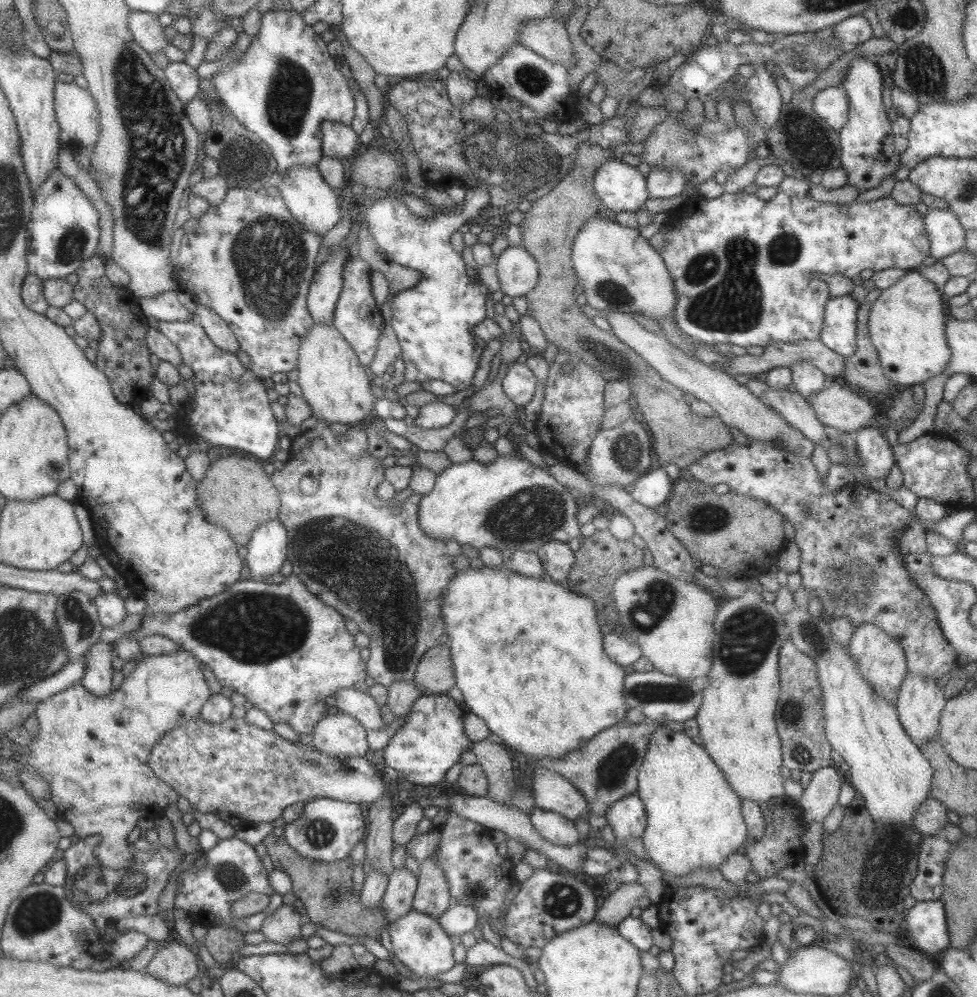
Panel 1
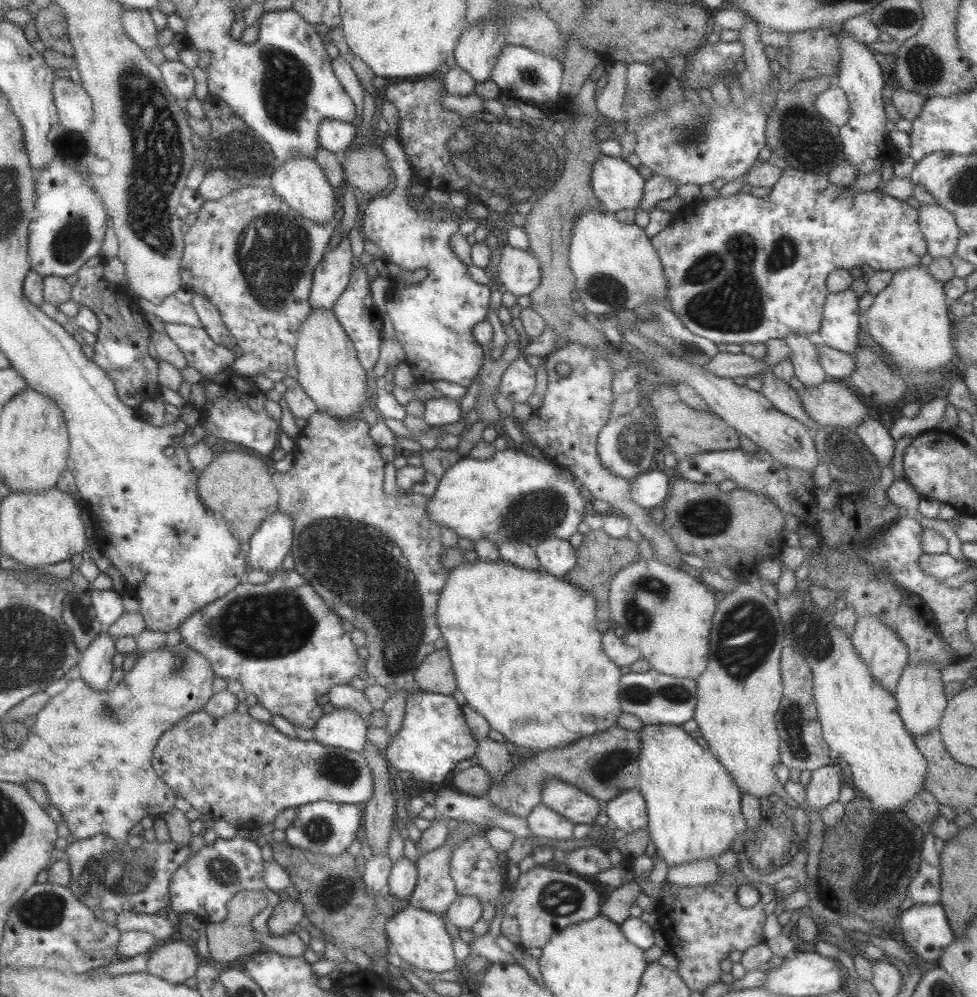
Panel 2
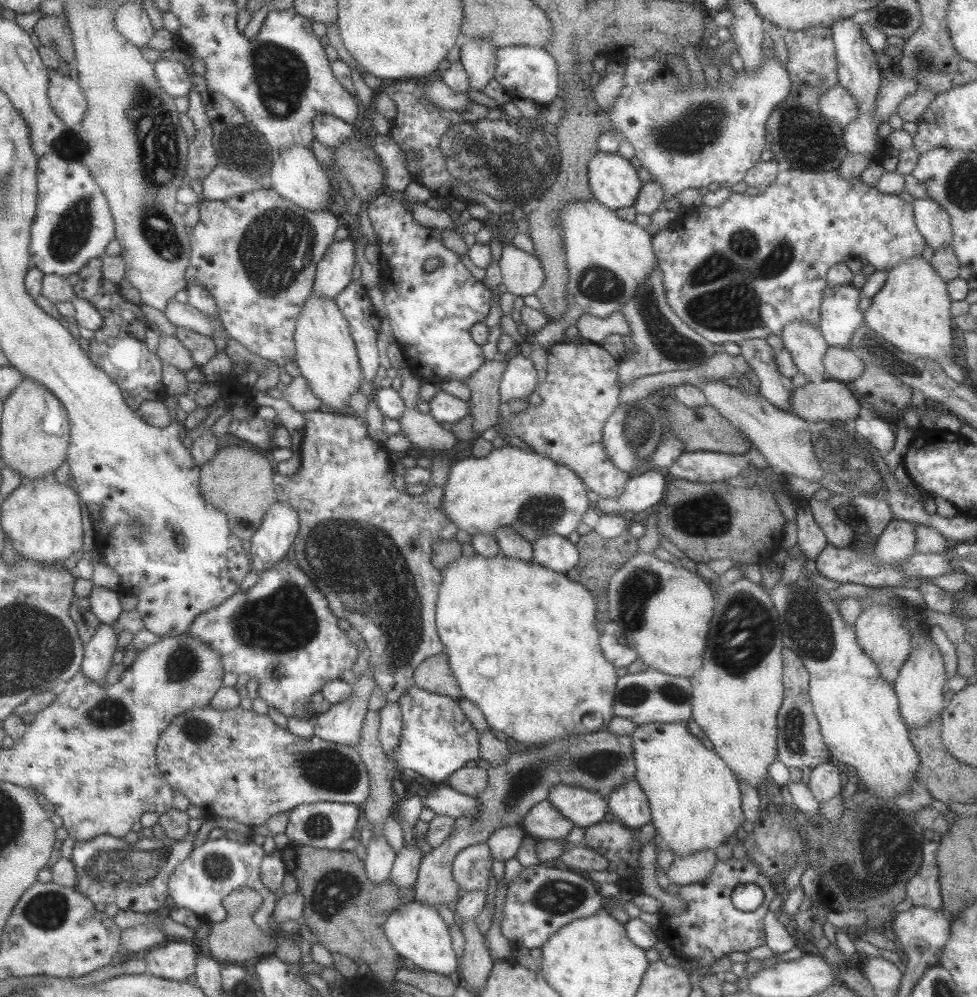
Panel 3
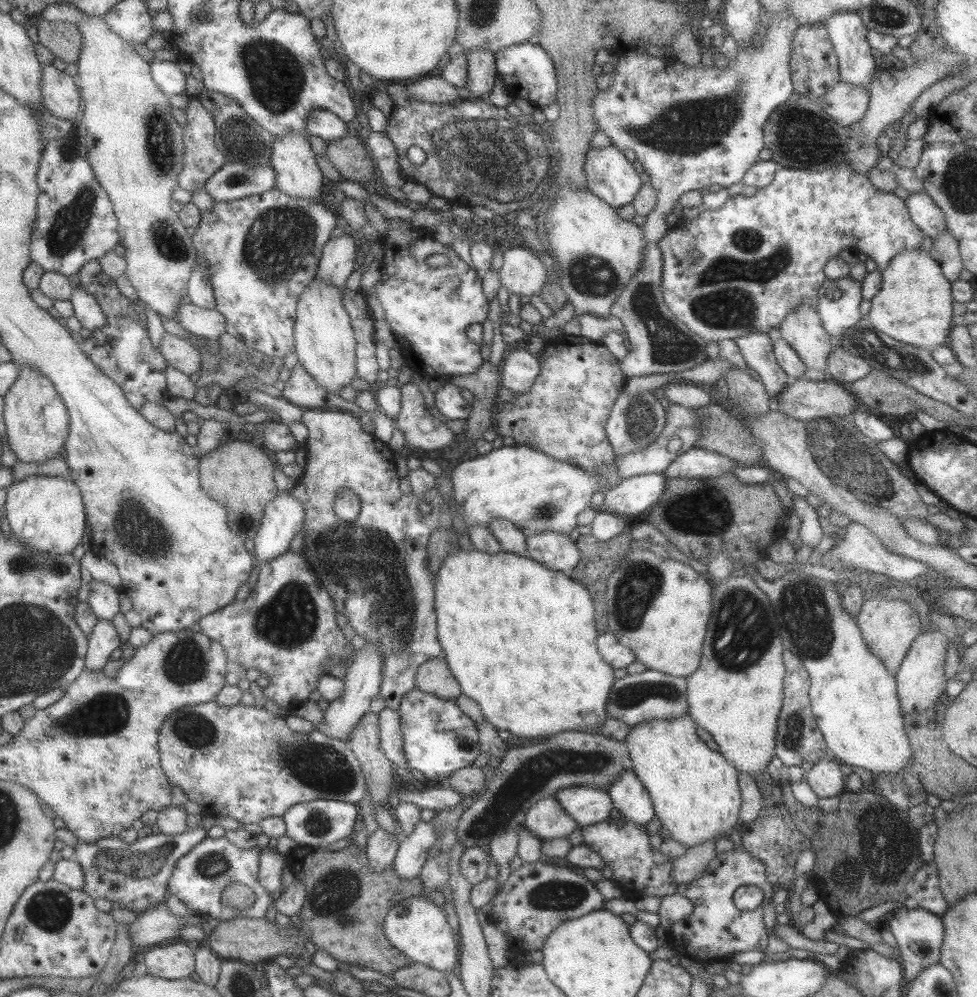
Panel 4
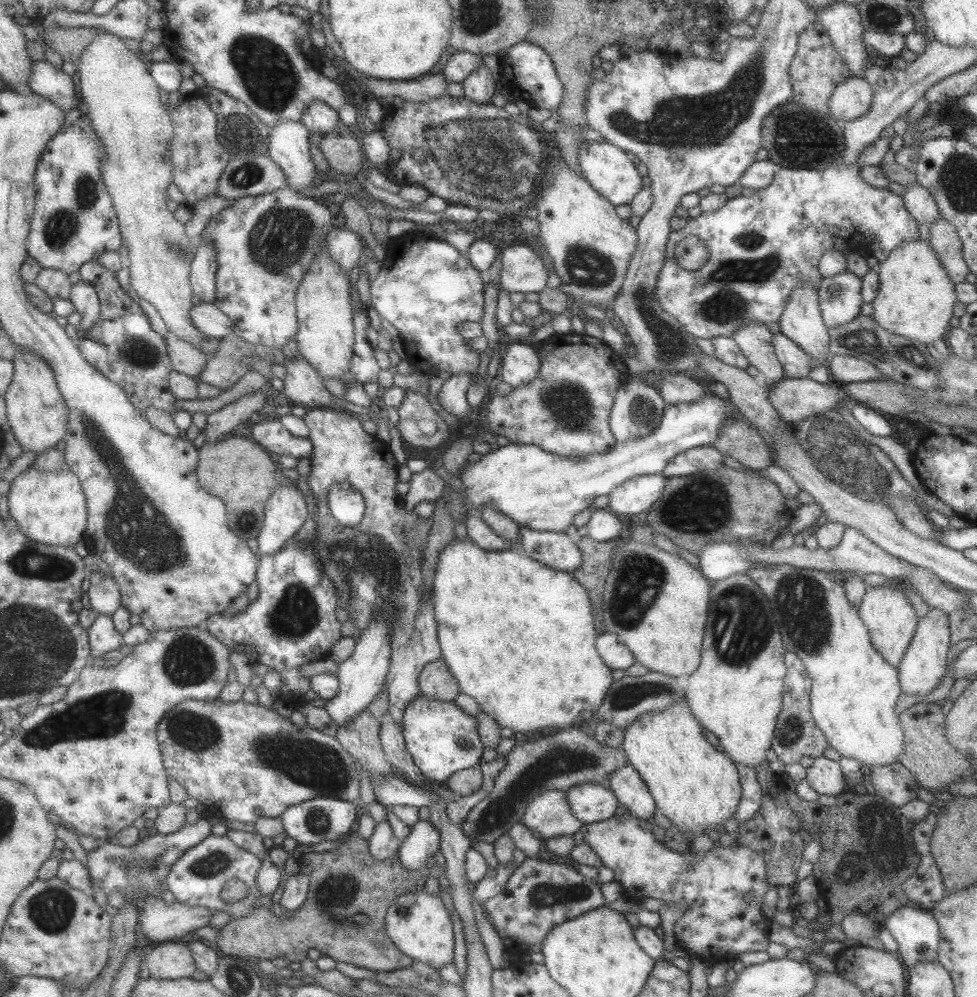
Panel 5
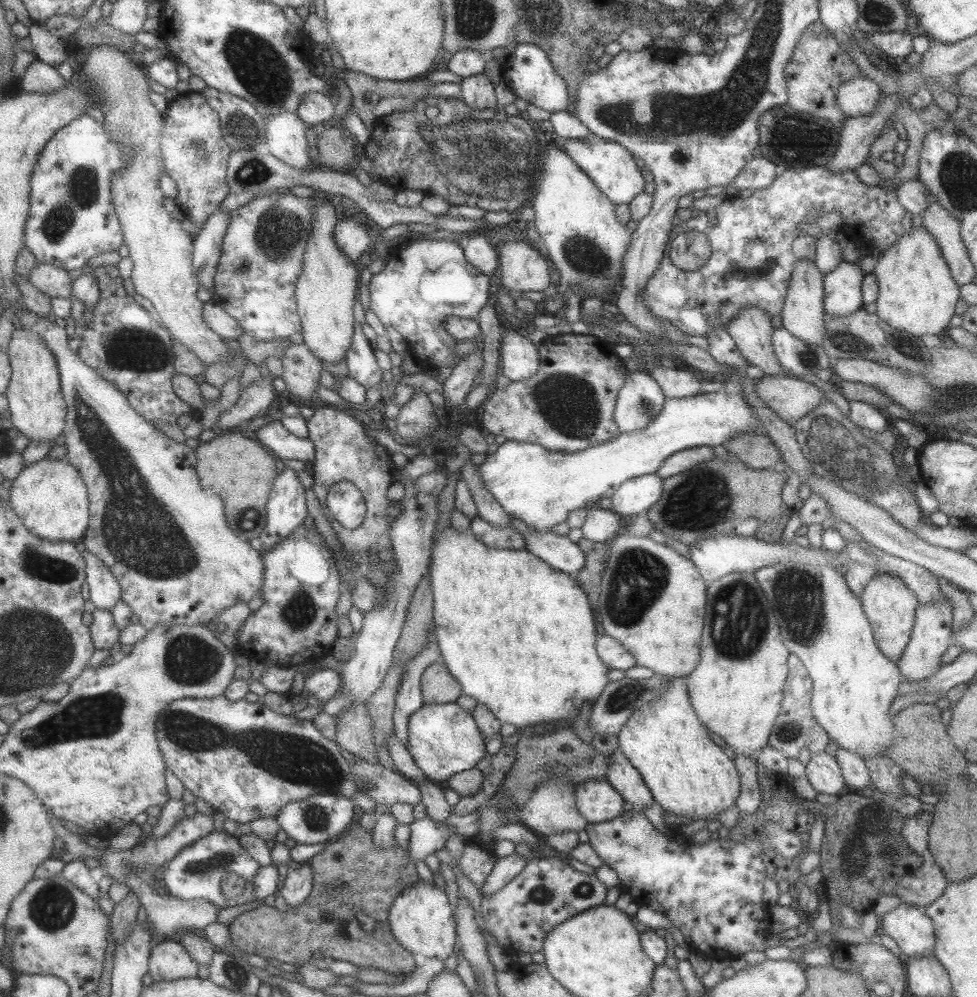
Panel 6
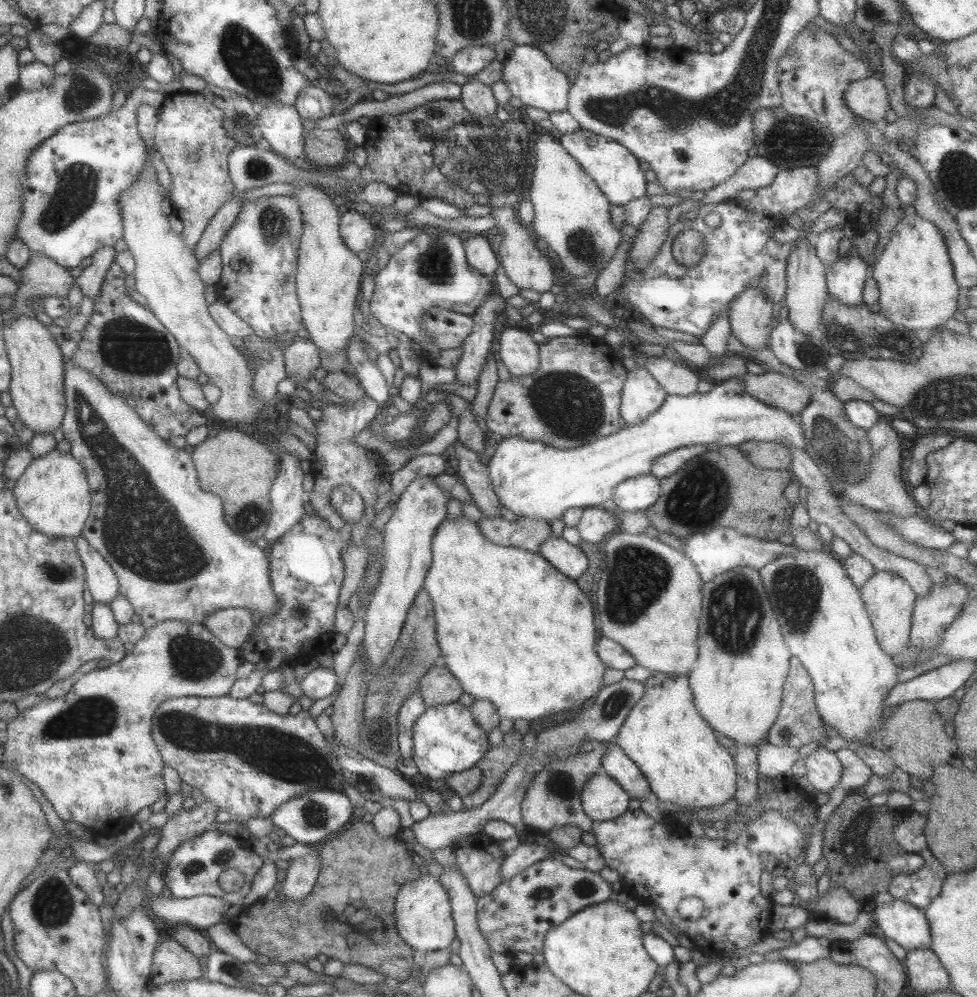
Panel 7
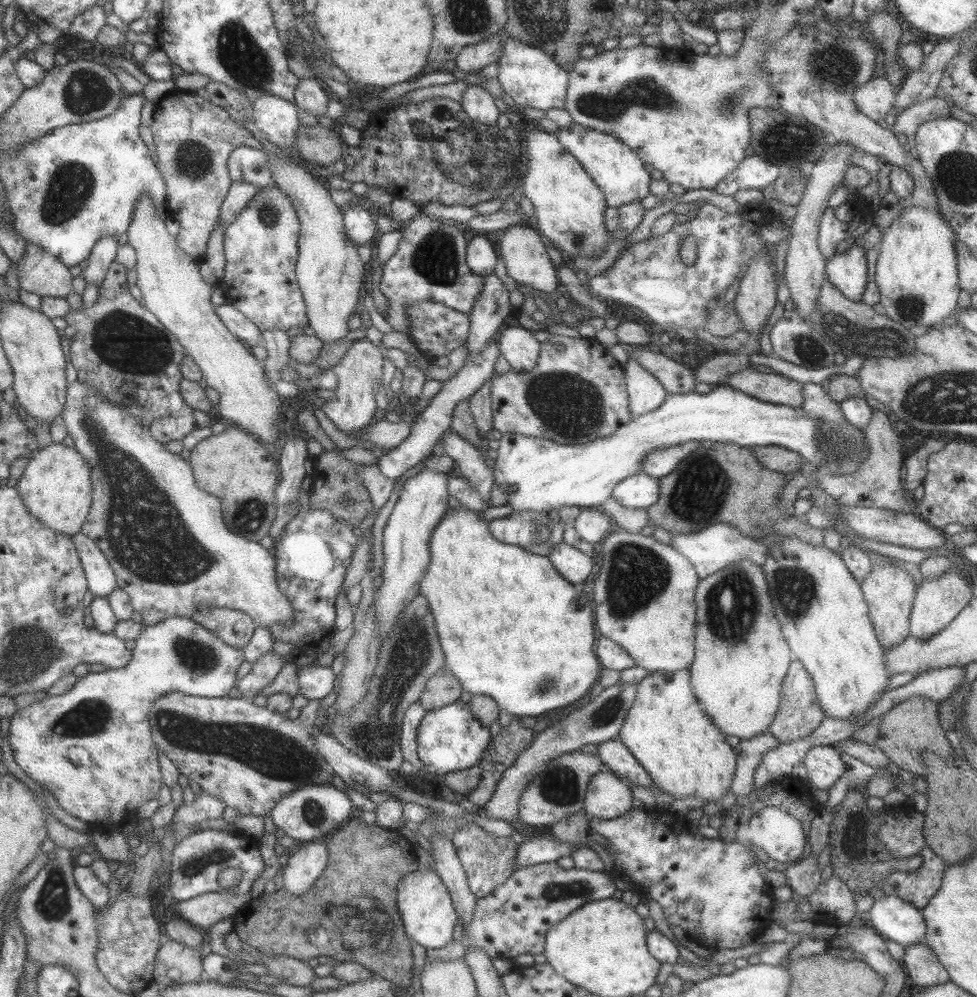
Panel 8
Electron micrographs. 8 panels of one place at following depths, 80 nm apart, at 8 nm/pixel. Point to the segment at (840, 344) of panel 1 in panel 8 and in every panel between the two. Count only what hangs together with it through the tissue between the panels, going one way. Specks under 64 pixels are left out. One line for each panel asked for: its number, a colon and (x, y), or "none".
2: (839, 328)
3: (839, 316)
4: (838, 300)
5: (839, 297)
6: (842, 286)
7: (845, 277)
8: (847, 272)

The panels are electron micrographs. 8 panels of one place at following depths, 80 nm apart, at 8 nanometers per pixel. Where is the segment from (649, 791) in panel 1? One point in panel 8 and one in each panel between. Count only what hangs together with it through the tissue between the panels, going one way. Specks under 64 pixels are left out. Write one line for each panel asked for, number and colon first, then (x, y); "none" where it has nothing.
2: (693, 812)
3: (694, 800)
4: (694, 791)
5: (694, 786)
6: (687, 775)
7: (674, 748)
8: (685, 755)

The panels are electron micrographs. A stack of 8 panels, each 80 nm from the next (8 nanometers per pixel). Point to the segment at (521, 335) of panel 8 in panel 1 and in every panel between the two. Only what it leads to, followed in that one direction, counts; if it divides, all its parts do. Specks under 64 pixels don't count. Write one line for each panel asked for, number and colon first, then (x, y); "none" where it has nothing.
1: (518, 384)
2: (517, 383)
3: (519, 379)
4: (519, 369)
5: (519, 363)
6: (519, 360)
7: (519, 354)

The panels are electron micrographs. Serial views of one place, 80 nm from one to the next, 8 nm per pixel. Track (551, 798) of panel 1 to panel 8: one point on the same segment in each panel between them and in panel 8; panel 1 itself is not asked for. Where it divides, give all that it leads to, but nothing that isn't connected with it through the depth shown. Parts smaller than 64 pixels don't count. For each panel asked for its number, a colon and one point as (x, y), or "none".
2: (574, 805)
3: (581, 807)
4: (586, 806)
5: (589, 803)
6: (596, 801)
7: (602, 799)
8: (607, 797)

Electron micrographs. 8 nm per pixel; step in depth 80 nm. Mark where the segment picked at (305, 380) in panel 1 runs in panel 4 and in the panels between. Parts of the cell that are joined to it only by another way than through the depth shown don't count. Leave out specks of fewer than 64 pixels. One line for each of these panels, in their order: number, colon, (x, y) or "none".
2: (329, 373)
3: (325, 355)
4: (324, 343)

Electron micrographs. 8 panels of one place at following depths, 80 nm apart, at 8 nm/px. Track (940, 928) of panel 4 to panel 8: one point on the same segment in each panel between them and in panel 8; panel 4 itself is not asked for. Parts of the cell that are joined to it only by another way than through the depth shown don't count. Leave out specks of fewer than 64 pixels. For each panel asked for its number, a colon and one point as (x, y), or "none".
5: (916, 933)
6: (907, 925)
7: (900, 921)
8: (892, 918)

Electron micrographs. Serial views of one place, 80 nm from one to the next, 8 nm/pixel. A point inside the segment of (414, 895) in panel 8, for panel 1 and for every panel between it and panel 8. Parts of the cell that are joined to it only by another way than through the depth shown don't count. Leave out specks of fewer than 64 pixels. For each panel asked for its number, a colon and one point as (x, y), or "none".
1: (416, 940)
2: (418, 937)
3: (416, 932)
4: (416, 927)
5: (416, 923)
6: (420, 918)
7: (422, 913)

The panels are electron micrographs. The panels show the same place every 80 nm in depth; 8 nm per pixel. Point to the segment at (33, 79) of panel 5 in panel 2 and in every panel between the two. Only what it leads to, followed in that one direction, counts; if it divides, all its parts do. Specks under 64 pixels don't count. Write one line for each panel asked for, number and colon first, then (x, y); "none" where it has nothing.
2: (73, 106)
3: (65, 97)
4: (60, 93)

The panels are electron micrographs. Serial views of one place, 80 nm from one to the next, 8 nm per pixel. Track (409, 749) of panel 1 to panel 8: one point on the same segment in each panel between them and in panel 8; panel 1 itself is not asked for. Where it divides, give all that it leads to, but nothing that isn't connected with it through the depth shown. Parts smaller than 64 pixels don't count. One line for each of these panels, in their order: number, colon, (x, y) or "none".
2: (433, 736)
3: (436, 739)
4: (437, 738)
5: (441, 739)
6: (443, 739)
7: (446, 740)
8: (449, 738)

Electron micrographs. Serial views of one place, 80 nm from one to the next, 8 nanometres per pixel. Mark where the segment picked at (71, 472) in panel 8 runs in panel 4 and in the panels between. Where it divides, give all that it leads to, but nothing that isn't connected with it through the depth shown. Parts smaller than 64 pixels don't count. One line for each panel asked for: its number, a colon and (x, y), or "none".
4: (45, 513)
5: (49, 507)
6: (49, 496)
7: (52, 494)

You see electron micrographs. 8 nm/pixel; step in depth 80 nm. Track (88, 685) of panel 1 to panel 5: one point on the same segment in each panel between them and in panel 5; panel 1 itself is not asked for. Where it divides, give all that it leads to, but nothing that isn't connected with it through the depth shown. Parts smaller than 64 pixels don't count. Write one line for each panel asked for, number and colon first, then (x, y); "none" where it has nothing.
2: (94, 664)
3: (96, 659)
4: (103, 639)
5: (102, 637)

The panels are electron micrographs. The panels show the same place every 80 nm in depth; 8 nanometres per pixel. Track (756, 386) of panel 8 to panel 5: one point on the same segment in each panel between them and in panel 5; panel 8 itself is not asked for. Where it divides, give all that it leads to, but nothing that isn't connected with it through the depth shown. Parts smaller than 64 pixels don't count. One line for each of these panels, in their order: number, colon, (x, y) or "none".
5: (794, 400)
6: (790, 398)
7: (782, 392)

